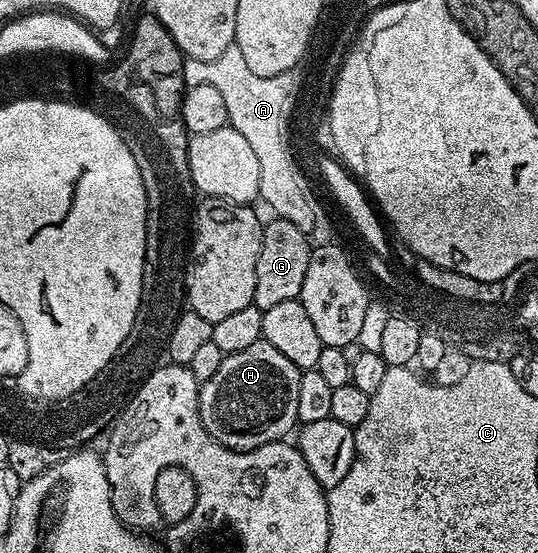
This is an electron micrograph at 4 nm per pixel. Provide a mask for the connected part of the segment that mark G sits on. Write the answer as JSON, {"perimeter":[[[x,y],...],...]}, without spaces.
{"perimeter":[[[273,217],[271,221],[265,221],[262,226],[262,240],[252,297],[252,305],[262,311],[275,308],[286,300],[299,299],[302,280],[306,280],[306,268],[310,264],[310,256],[313,252],[313,247],[308,246],[309,235],[297,225],[278,217]]]}

